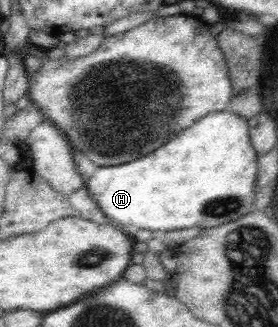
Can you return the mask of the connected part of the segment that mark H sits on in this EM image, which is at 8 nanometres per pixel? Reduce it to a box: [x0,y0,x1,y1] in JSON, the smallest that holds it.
[85,112,258,235]

